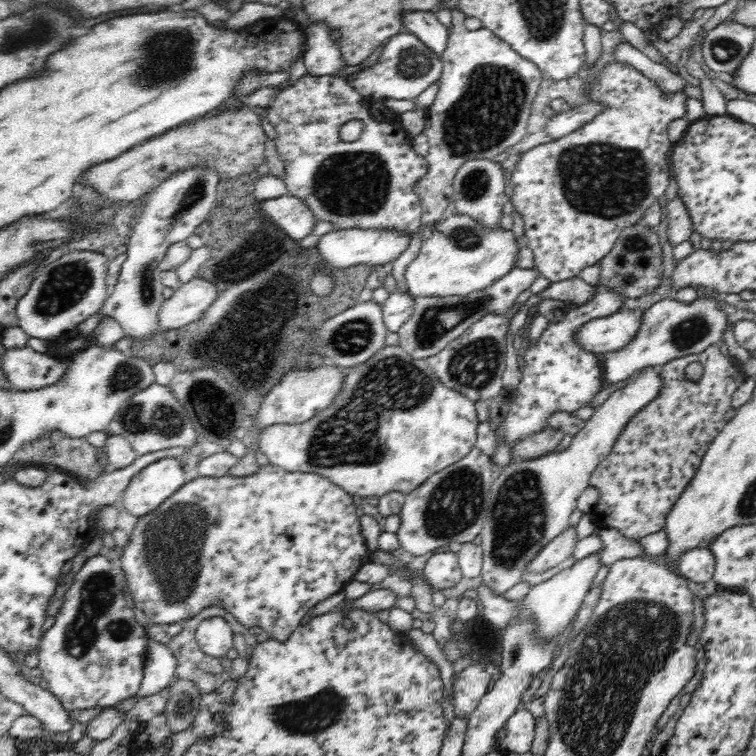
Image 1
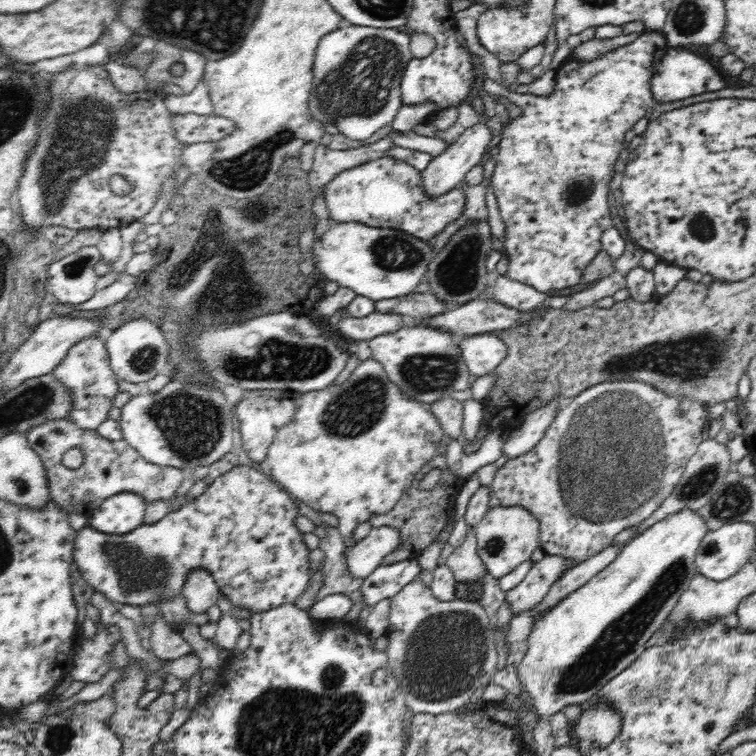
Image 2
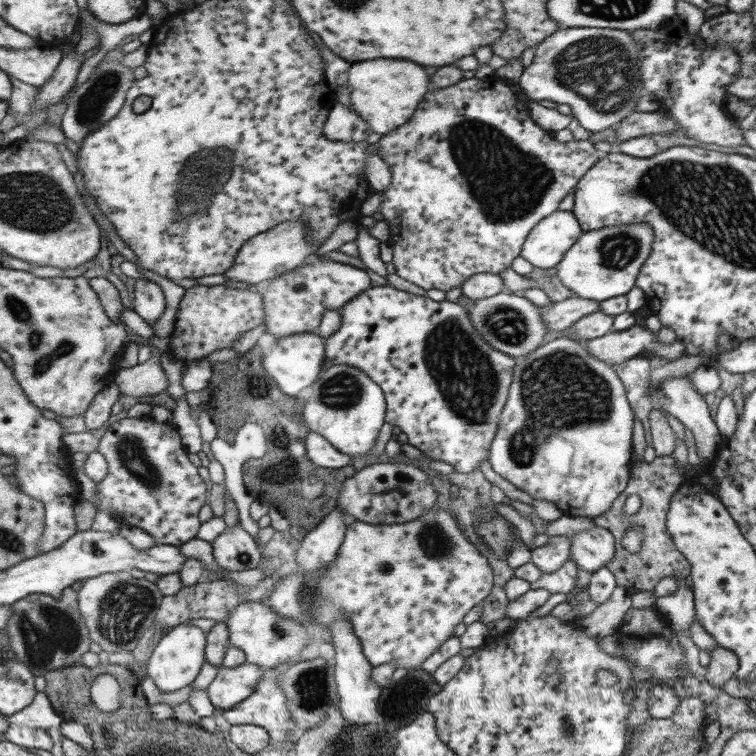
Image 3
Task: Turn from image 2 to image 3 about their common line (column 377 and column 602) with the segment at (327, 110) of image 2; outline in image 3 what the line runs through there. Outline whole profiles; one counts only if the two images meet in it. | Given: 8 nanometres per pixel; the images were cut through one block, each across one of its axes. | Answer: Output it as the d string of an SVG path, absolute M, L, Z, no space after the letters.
M583 27L583 28L566 28L559 29L557 32L553 32L553 34L549 34L547 38L543 38L543 42L539 42L537 46L535 46L534 55L531 63L522 69L521 76L517 84L523 89L523 93L526 94L526 97L534 101L535 103L539 102L539 100L550 100L553 103L557 104L565 104L569 106L571 110L571 114L574 119L589 132L602 132L603 130L607 130L607 128L612 129L616 123L620 120L623 120L626 116L631 115L634 112L635 106L637 105L637 100L643 96L643 87L641 87L641 81L639 81L639 77L637 77L637 62L639 62L639 50L641 47L633 41L633 37L629 35L628 31L612 29L612 28L591 28L591 27Z

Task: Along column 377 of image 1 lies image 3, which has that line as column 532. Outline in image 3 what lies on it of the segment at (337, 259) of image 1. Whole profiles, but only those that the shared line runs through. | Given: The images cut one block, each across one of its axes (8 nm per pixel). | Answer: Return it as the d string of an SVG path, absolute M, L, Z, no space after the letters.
M555 210L533 226L518 255L535 268L556 268L565 250L581 233L581 227L571 211Z

